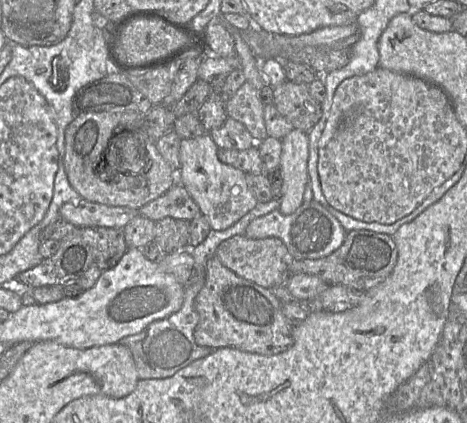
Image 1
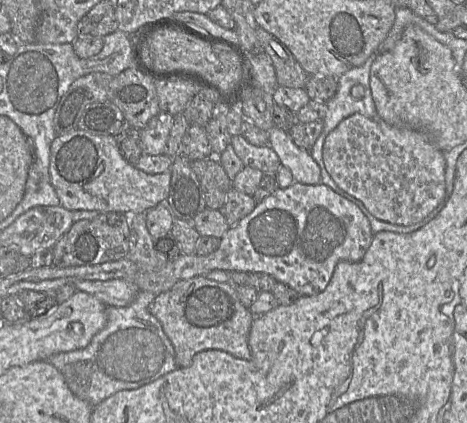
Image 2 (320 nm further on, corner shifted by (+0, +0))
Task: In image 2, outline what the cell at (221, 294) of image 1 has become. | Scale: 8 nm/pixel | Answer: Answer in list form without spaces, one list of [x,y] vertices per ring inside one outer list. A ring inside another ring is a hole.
[[[206,276],[179,280],[170,290],[156,296],[149,305],[149,311],[158,319],[165,334],[170,339],[174,347],[177,367],[190,365],[192,358],[205,350],[221,350],[245,360],[251,358],[248,338],[255,316],[242,304],[237,295],[236,287],[231,282],[221,283],[210,280]]]

